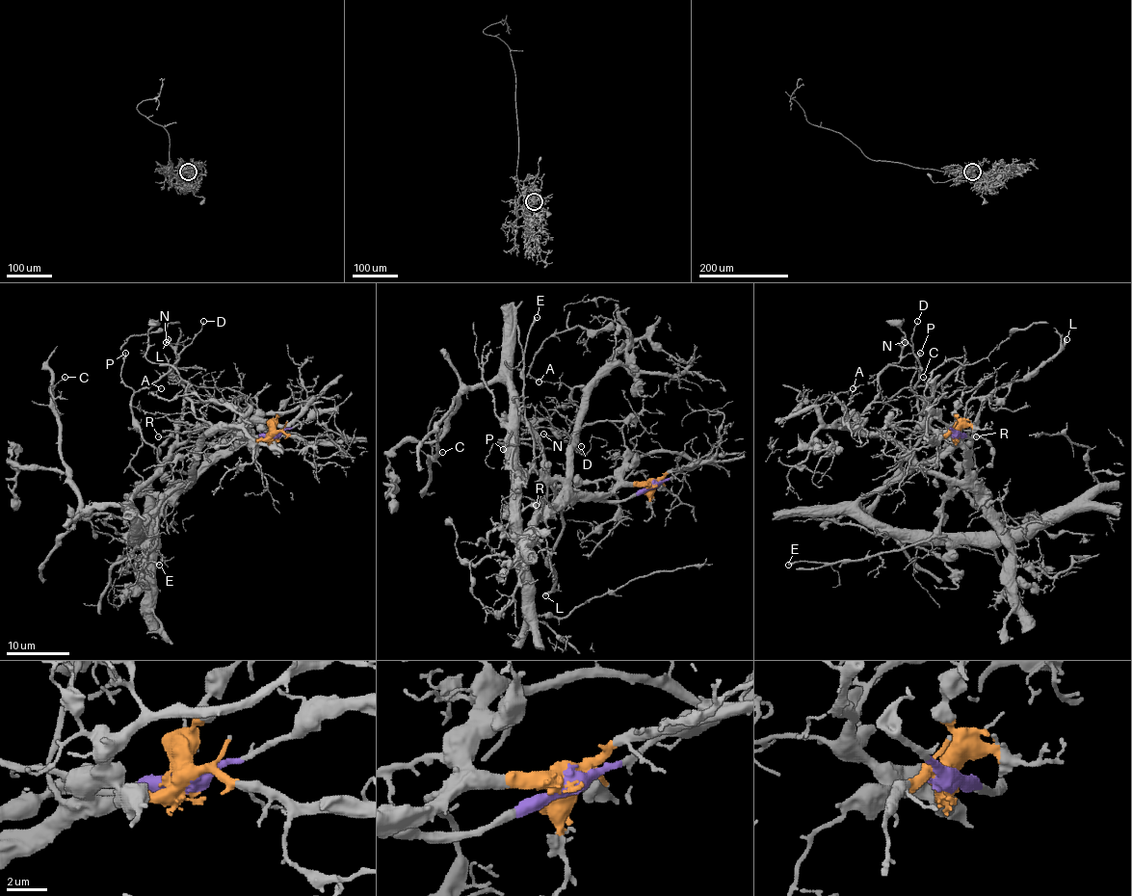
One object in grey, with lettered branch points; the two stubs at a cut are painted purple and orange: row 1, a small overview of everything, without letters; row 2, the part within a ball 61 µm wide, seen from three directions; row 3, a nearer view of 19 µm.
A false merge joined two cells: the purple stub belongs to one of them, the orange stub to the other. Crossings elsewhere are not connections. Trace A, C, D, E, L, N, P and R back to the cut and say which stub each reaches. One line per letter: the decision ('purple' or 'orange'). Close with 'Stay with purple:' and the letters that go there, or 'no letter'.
A: orange
C: purple
D: purple
E: orange
L: purple
N: purple
P: purple
R: purple
Stay with purple: C, D, L, N, P, R

